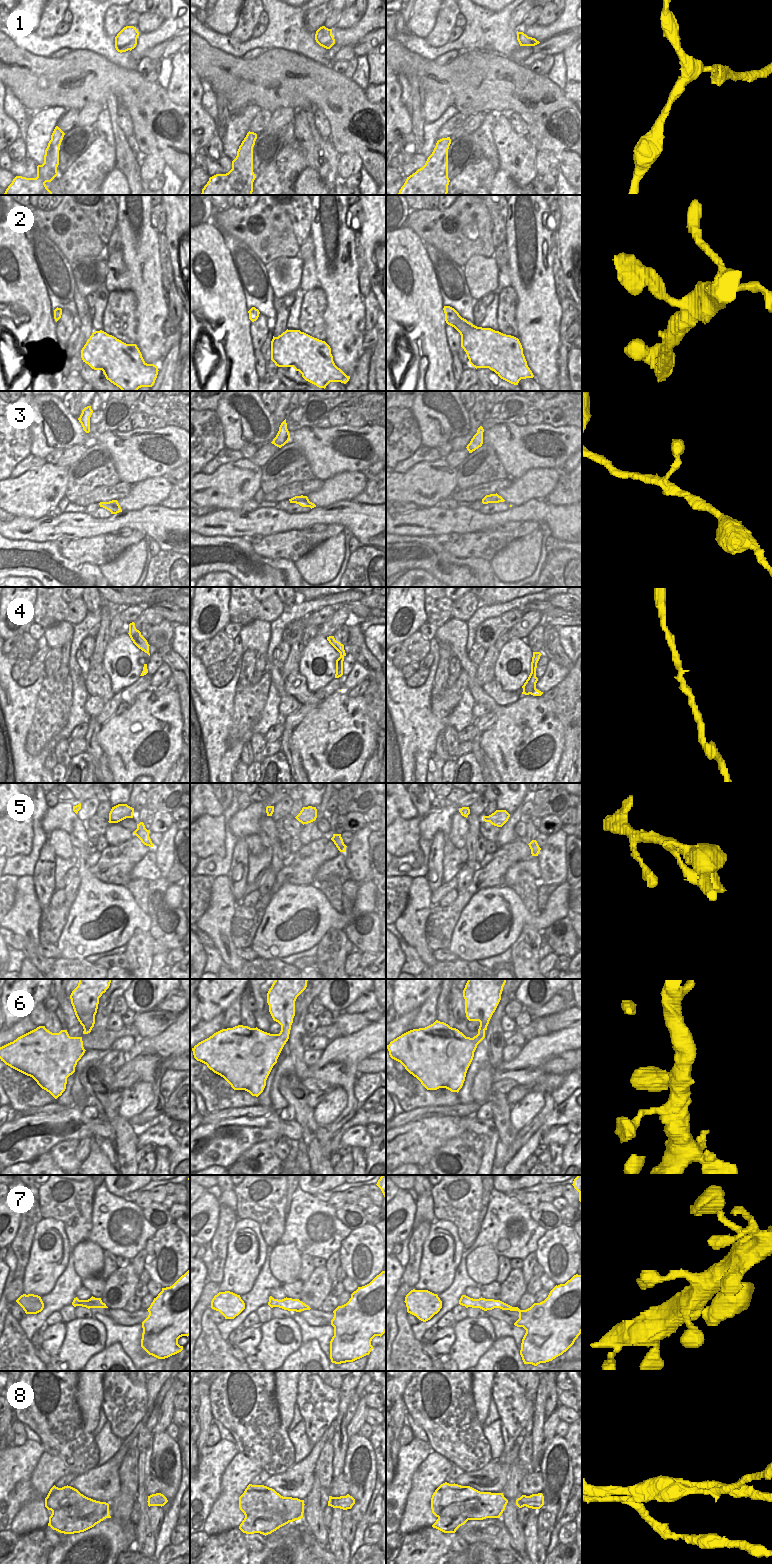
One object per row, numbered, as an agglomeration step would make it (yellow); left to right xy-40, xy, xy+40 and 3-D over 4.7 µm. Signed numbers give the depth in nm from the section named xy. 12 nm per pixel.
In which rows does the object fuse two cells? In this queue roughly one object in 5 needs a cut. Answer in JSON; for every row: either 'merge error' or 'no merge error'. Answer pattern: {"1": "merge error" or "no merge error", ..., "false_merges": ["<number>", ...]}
{"1": "no merge error", "2": "no merge error", "3": "no merge error", "4": "no merge error", "5": "no merge error", "6": "no merge error", "7": "no merge error", "8": "merge error", "false_merges": ["8"]}

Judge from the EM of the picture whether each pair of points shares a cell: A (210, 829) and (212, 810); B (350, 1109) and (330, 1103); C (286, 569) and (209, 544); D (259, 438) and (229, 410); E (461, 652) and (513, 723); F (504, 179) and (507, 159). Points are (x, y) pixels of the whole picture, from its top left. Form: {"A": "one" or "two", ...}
{"A": "two", "B": "two", "C": "one", "D": "one", "E": "one", "F": "two"}

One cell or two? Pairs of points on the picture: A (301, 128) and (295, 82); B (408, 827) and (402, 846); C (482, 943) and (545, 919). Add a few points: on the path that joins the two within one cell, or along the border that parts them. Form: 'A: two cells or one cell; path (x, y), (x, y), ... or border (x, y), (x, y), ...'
A: two cells; border (304, 109), (296, 111)
B: one cell; path (405, 832), (402, 836), (402, 841)
C: one cell; path (498, 935), (509, 932), (521, 920), (529, 920)

